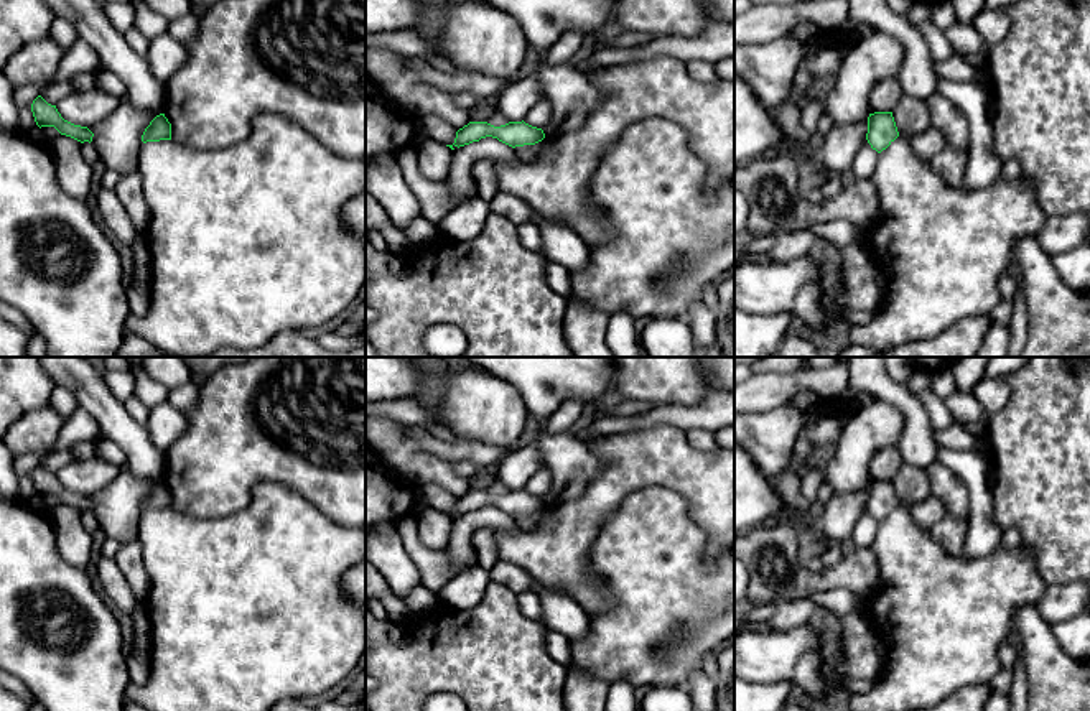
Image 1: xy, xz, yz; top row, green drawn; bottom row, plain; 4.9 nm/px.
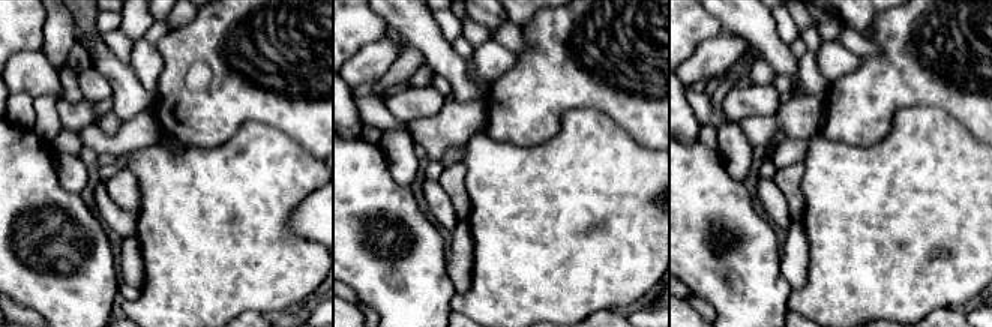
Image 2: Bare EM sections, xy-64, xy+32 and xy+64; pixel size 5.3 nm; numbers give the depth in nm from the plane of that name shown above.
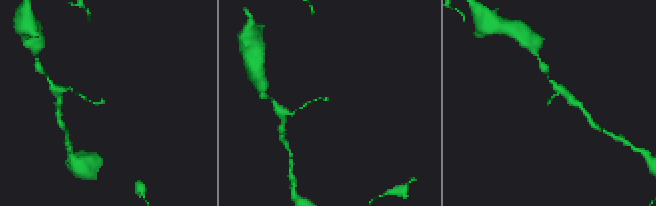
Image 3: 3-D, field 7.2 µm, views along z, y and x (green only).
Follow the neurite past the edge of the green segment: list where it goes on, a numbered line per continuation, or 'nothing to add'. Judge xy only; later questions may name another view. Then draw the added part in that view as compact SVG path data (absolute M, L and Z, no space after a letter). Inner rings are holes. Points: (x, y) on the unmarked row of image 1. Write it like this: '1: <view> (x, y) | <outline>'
nothing to add

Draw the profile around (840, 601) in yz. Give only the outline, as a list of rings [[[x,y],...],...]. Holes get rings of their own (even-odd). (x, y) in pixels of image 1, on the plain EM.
[[[831,588],[828,591],[813,592],[812,601],[817,607],[823,607],[836,616],[846,616],[855,611],[856,596],[845,588]]]

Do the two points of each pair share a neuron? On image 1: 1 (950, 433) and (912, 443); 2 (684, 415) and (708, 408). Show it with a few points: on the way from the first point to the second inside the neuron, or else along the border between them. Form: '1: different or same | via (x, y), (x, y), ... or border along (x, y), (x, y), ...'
1: different | border along (931, 428), (931, 436), (937, 446)
2: same | via (690, 415), (702, 415)

